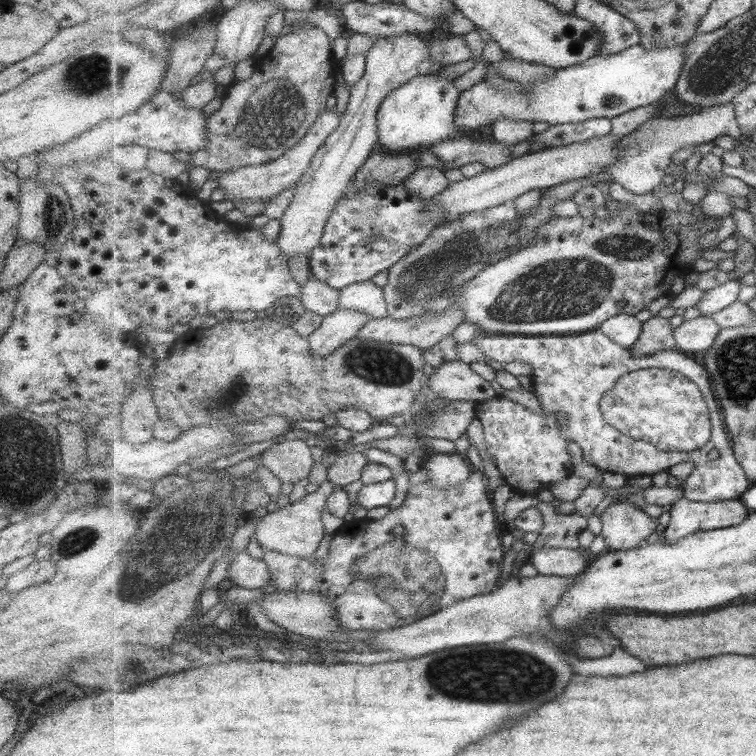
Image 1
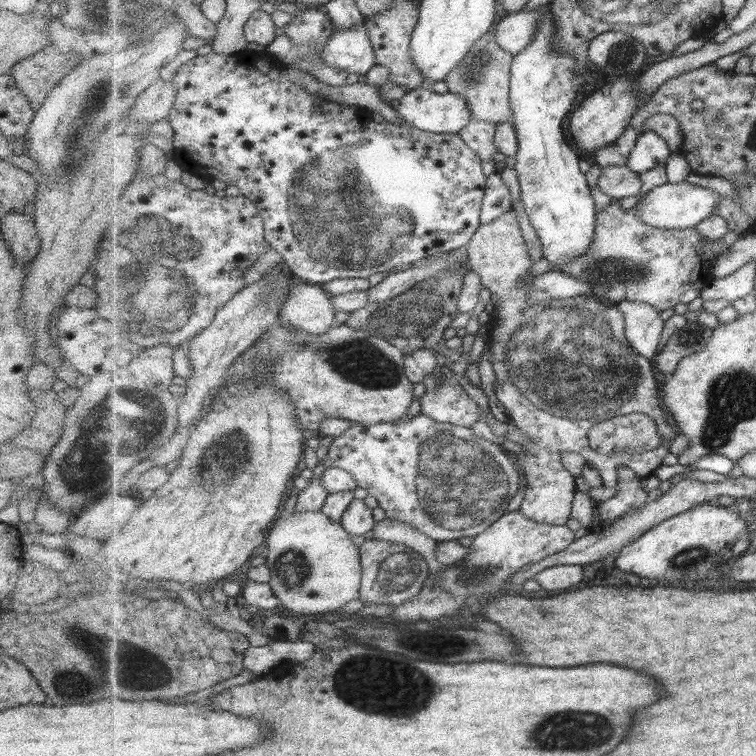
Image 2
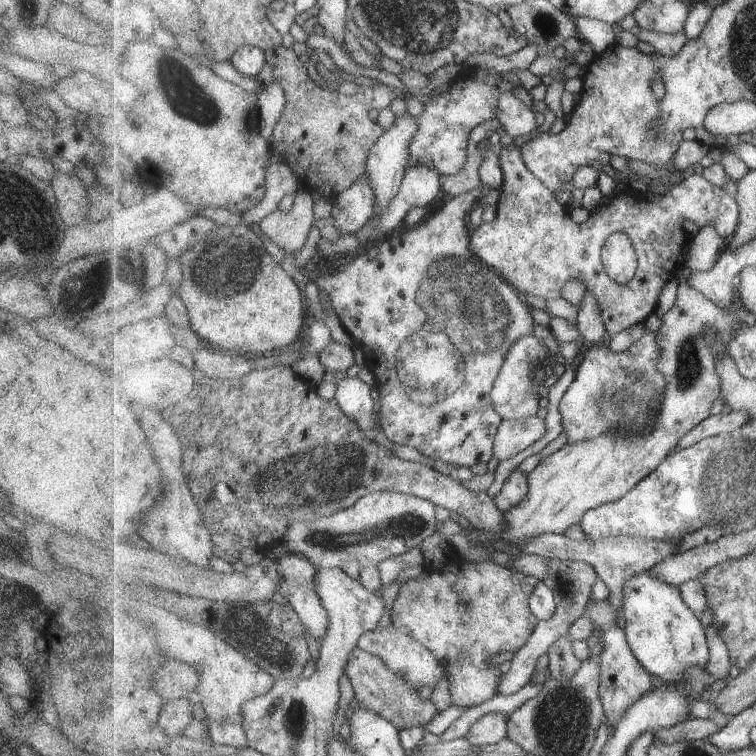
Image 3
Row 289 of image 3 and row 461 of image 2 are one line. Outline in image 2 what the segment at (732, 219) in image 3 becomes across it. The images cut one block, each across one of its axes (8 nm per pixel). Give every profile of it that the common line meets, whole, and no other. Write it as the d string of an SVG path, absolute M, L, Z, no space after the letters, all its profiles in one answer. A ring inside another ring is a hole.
M507 212L494 222L482 225L465 251L469 254L472 271L481 276L483 286L496 297L495 311L492 314L496 318L493 326L495 330L491 339L486 339L493 346L490 361L496 376L496 396L507 410L512 423L529 440L521 444L527 453L513 455L520 467L521 484L525 482L527 484L525 496L521 501L521 486L519 486L519 492L509 502L507 512L520 510L521 514L543 524L568 524L572 518L572 504L577 488L575 487L576 478L571 476L563 466L565 452L577 452L585 458L585 462L593 464L601 472L603 486L607 488L617 490L620 483L619 467L631 467L631 470L636 472L637 478L641 479L653 475L653 472L663 464L663 458L669 454L671 442L678 436L677 428L671 426L670 414L667 414L659 398L659 386L653 374L653 364L647 357L639 354L626 337L624 312L616 305L609 305L590 295L561 298L531 306L529 291L535 277L529 276L529 269L533 262L516 212ZM521 277L524 282L517 284ZM633 413L649 415L659 425L659 431L663 435L663 442L659 448L645 452L643 456L602 455L593 449L590 432L596 424L615 418L617 415Z

